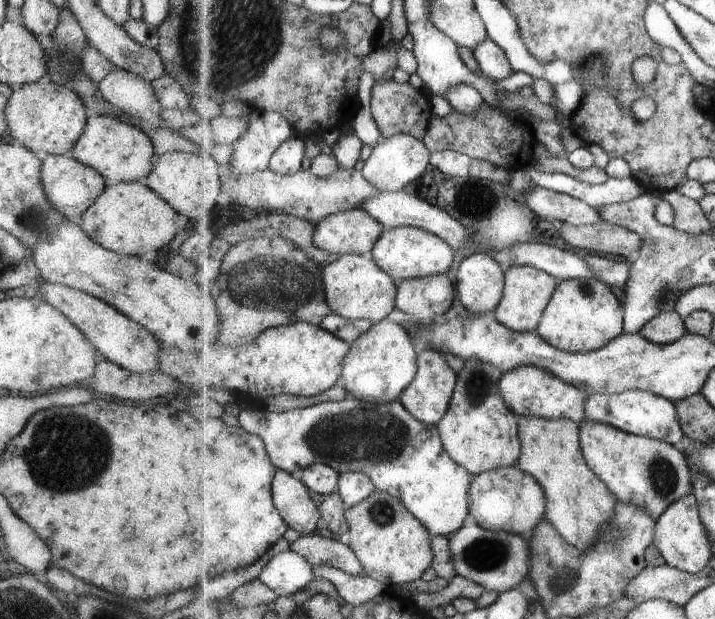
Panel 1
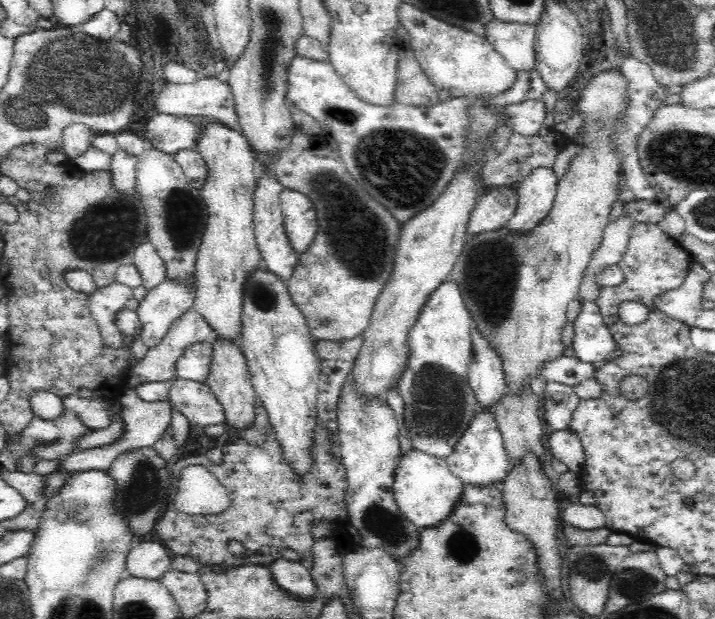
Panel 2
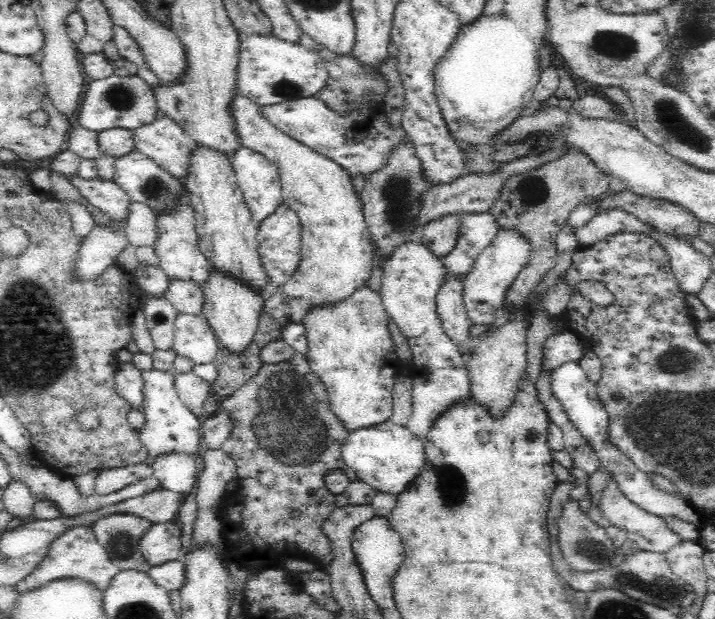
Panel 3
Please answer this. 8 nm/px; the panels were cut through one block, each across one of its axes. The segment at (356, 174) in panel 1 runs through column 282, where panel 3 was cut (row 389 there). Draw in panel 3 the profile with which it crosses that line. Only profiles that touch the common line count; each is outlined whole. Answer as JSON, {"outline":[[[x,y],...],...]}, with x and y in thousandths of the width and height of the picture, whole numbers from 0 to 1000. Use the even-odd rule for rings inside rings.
{"outline":[[[271,599],[242,601],[243,624],[249,641],[271,669],[281,672],[285,649],[297,637],[295,620]]]}

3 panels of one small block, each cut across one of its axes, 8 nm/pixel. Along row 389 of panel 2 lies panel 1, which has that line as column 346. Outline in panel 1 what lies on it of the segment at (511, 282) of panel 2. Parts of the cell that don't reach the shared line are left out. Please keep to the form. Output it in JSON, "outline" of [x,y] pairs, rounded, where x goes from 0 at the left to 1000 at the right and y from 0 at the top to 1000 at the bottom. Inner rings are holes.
{"outline":[[[524,792],[516,805],[510,805],[491,821],[484,822],[485,843],[490,847],[490,882],[495,889],[498,901],[503,906],[513,931],[523,934],[533,943],[550,947],[572,943],[578,937],[590,934],[594,922],[607,910],[607,887],[604,885],[604,863],[597,856],[585,835],[575,830],[568,814],[547,796]]]}

